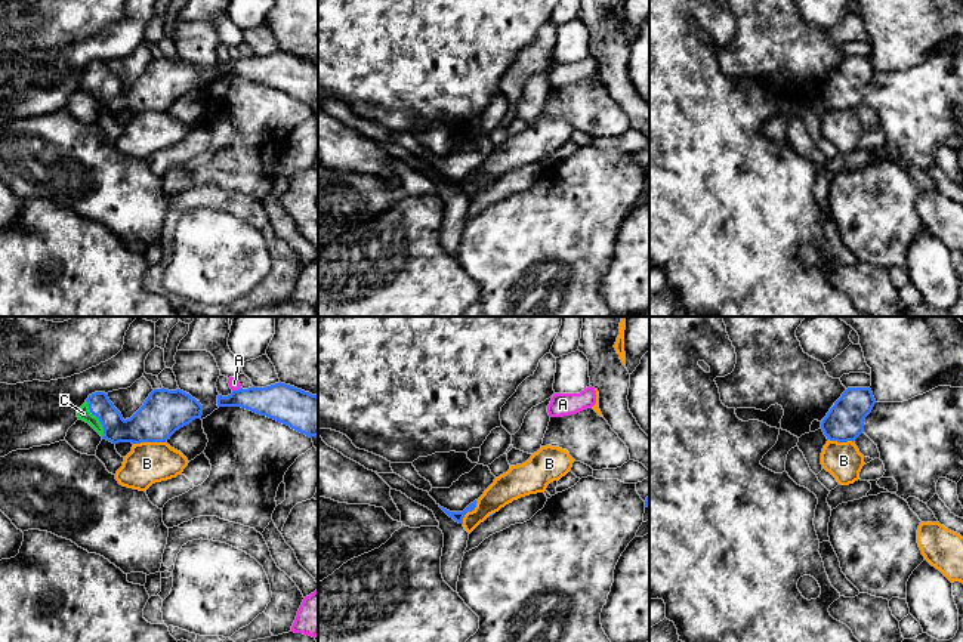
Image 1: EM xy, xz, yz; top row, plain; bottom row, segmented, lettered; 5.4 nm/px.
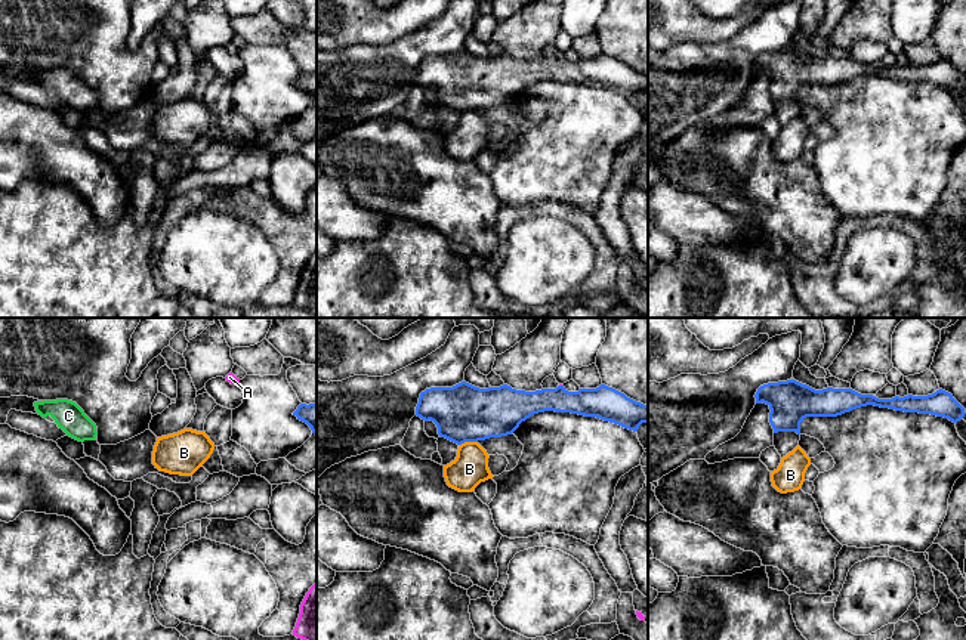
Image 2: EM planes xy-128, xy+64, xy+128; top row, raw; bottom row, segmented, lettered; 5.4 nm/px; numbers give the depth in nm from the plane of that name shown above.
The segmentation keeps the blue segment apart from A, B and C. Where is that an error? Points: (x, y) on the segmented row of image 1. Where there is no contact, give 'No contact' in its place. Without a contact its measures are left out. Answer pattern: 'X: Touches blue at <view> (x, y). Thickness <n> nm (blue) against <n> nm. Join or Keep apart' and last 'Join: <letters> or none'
A: Touches blue at xy (238, 389). Thickness 200 nm (blue) against 60 nm. Keep apart
B: Touches blue at xy (148, 441). Thickness 240 nm (blue) against 220 nm. Keep apart
C: Touches blue at xy (98, 417). Thickness 170 nm (blue) against 80 nm. Join
Join: C

